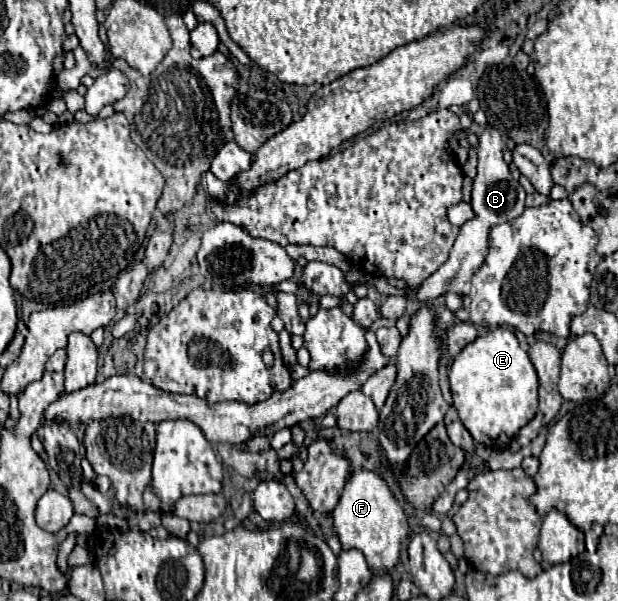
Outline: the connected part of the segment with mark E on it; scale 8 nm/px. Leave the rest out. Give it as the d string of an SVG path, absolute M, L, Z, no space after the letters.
M503 327L481 333L455 357L453 369L449 369L449 385L459 419L463 421L463 425L467 427L467 431L473 435L475 441L491 449L505 449L517 435L517 431L525 427L537 413L537 385L539 385L537 373L533 369L529 355L521 349L515 333Z

